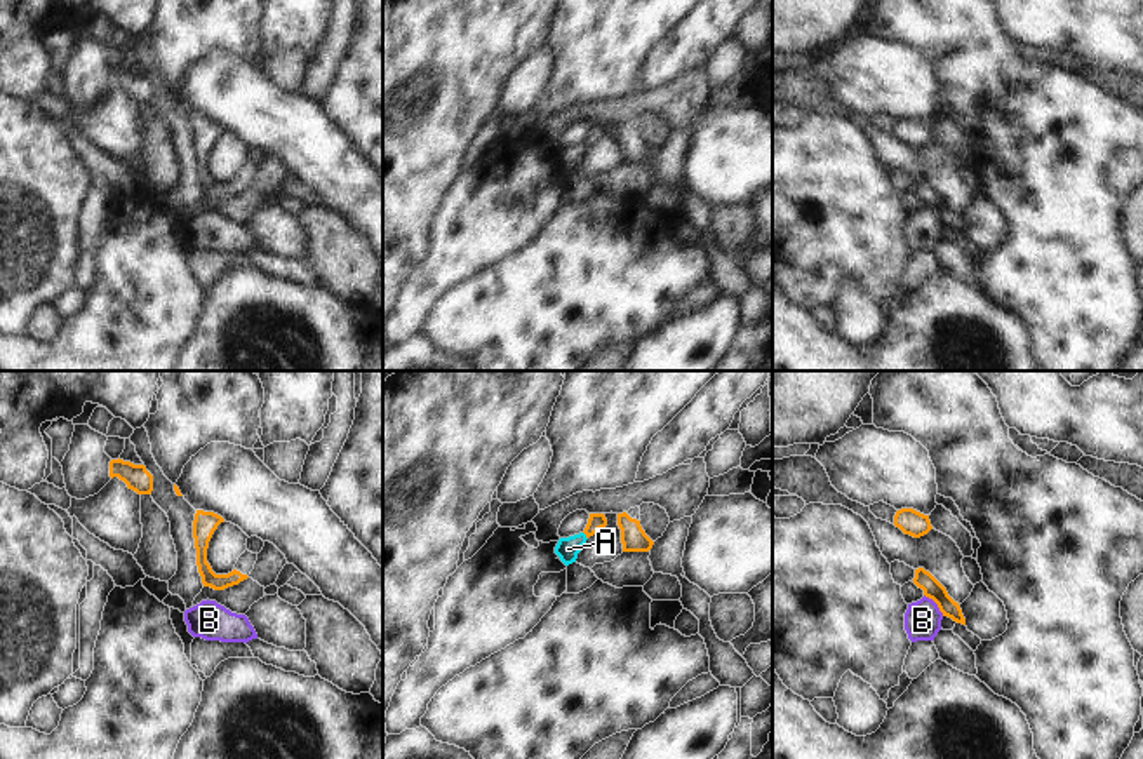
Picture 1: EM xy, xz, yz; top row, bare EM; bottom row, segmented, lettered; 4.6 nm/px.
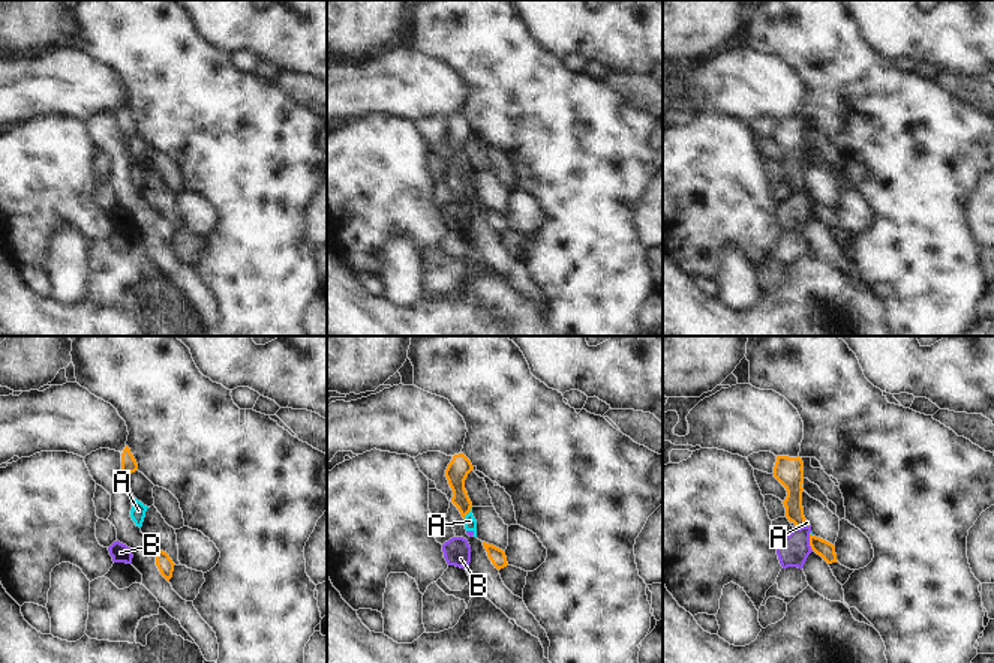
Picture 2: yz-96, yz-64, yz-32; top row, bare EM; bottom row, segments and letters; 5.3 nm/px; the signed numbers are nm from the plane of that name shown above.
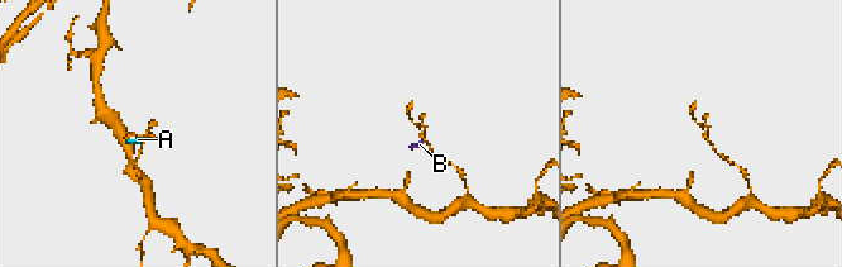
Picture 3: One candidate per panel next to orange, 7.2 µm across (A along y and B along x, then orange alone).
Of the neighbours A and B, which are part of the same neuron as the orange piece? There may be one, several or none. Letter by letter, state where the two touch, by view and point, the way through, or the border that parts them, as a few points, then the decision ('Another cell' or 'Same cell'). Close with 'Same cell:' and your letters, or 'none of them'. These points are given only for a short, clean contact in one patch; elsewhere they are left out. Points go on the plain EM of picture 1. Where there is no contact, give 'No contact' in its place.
A: Touches orange at xz (585, 143). Boundary: xz (583, 141), (587, 148). Another cell
B: Touches orange at yz (936, 213). Boundary: yz (924, 204), (943, 225). Another cell
Same cell: none of them.

